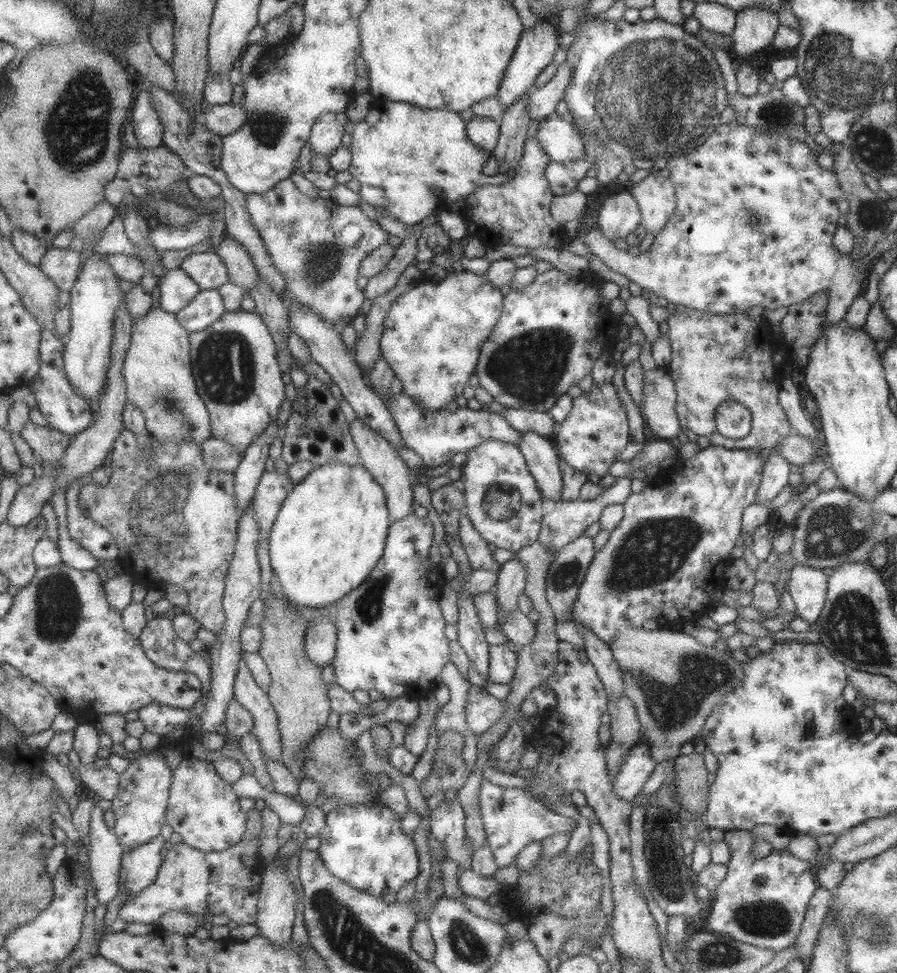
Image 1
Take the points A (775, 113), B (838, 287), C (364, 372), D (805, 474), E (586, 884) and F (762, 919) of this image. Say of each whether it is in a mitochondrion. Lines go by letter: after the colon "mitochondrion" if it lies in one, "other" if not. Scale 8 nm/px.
A: mitochondrion
B: other
C: other
D: other
E: other
F: mitochondrion

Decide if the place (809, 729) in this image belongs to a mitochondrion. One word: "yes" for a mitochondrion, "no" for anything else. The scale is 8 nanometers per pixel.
yes

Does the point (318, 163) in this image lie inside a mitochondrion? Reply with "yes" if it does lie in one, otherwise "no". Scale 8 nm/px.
no

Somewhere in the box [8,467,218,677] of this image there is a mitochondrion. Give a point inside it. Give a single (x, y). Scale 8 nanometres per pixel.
(56, 603)

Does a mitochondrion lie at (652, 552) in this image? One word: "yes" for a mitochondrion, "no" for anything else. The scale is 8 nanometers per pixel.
yes

